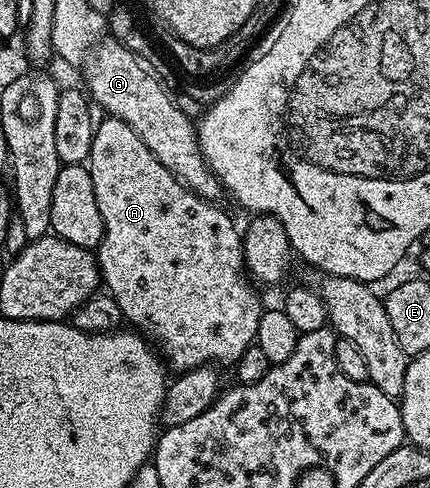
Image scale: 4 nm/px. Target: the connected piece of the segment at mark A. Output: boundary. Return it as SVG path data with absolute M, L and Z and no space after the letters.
M105 117L102 120L102 123L100 120L96 124L93 133L93 144L87 166L91 173L91 185L95 185L95 201L99 204L99 213L103 213L103 237L101 238L101 246L96 248L95 254L99 260L104 290L112 295L113 300L119 305L124 322L132 325L140 334L152 340L162 360L172 370L174 367L174 372L184 373L194 371L196 367L222 365L221 363L236 364L237 358L247 348L254 346L259 329L259 317L263 310L261 299L257 296L256 289L258 290L258 288L251 282L250 276L245 270L245 244L242 232L239 227L237 231L232 217L227 212L220 211L216 207L218 205L216 202L200 199L180 179L174 177L153 156L151 149L147 149L147 145L143 145L143 141L139 141L139 137L135 133L135 129L131 129L131 125L112 117Z

